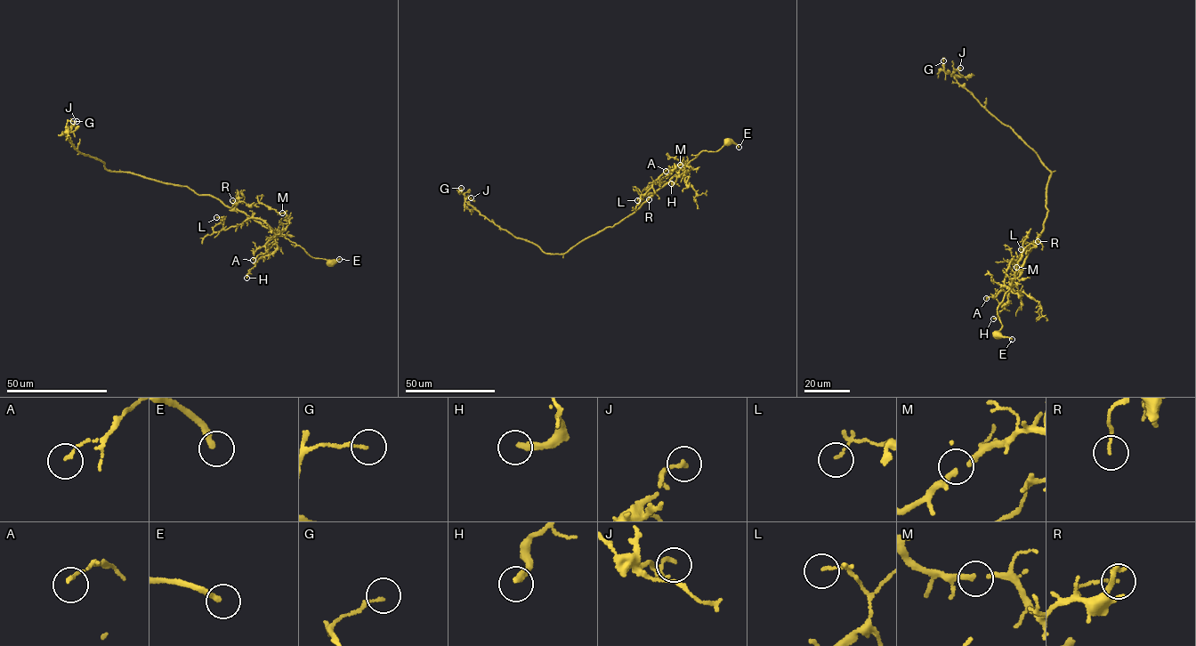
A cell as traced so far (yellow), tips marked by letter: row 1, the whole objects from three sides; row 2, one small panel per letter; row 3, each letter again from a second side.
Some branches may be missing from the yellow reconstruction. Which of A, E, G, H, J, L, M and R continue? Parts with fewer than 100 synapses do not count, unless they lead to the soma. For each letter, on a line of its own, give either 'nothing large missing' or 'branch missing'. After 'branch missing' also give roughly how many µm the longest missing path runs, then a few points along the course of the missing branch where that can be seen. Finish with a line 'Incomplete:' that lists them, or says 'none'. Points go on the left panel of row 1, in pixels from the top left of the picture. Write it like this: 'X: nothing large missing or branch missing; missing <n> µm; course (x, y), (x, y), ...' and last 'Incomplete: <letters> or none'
A: nothing large missing
E: nothing large missing
G: nothing large missing
H: nothing large missing
J: nothing large missing
L: nothing large missing
M: nothing large missing
R: nothing large missing
Incomplete: none

